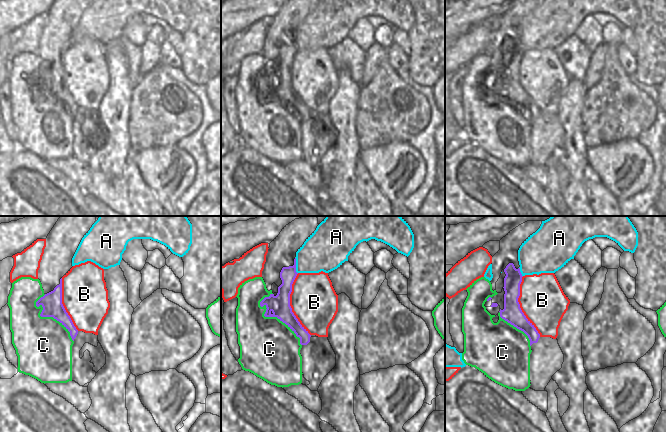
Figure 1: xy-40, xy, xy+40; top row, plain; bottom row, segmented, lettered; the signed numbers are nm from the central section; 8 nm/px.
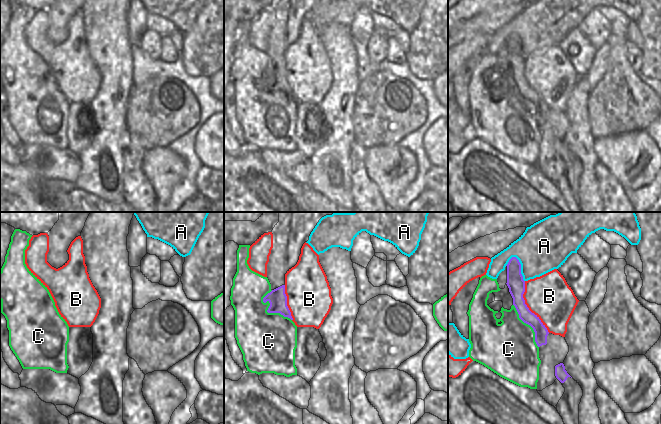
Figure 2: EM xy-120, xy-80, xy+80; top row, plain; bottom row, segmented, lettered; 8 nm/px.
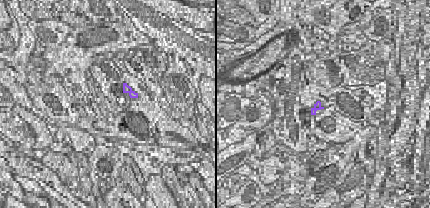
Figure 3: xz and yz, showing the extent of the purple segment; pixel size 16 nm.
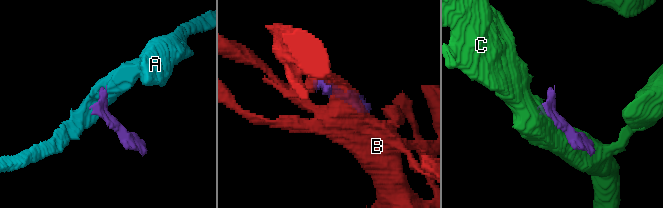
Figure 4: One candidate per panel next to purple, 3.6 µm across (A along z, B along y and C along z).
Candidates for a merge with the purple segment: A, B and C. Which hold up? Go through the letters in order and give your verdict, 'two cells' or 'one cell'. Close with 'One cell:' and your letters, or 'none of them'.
A: two cells
B: two cells
C: two cells
One cell: none of them

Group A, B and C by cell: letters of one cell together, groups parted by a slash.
A / B / C

